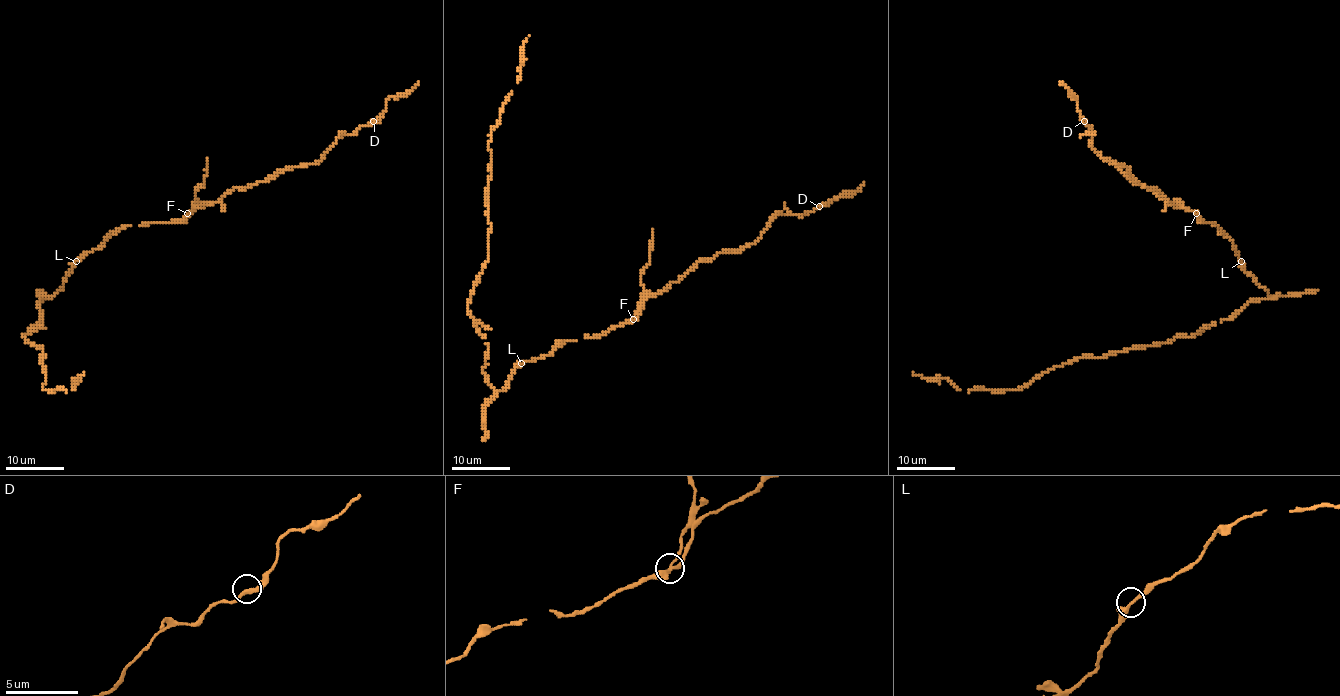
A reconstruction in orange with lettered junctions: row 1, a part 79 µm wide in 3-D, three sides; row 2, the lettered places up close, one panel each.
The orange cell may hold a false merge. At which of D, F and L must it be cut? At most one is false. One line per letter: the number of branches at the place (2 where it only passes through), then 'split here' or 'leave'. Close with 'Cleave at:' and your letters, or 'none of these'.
D: branches 2; leave
F: branches 2; split here
L: branches 2; leave
Cleave at: F

